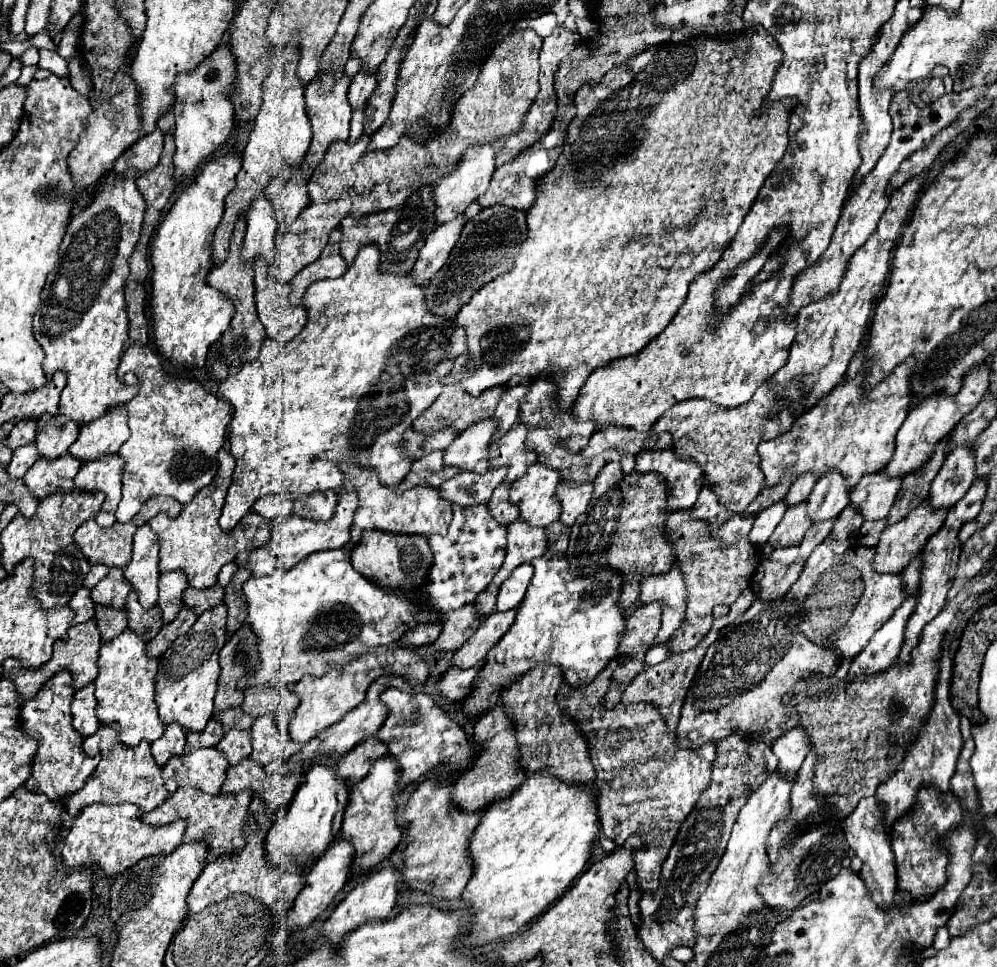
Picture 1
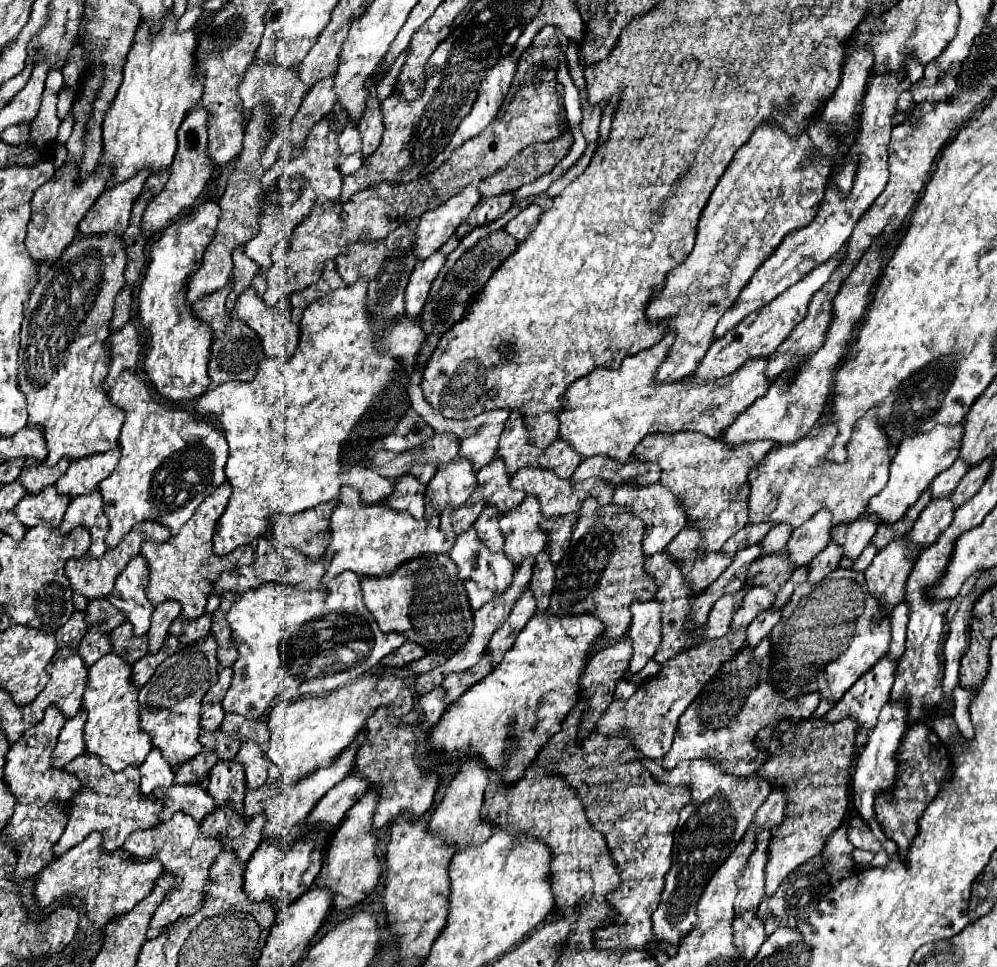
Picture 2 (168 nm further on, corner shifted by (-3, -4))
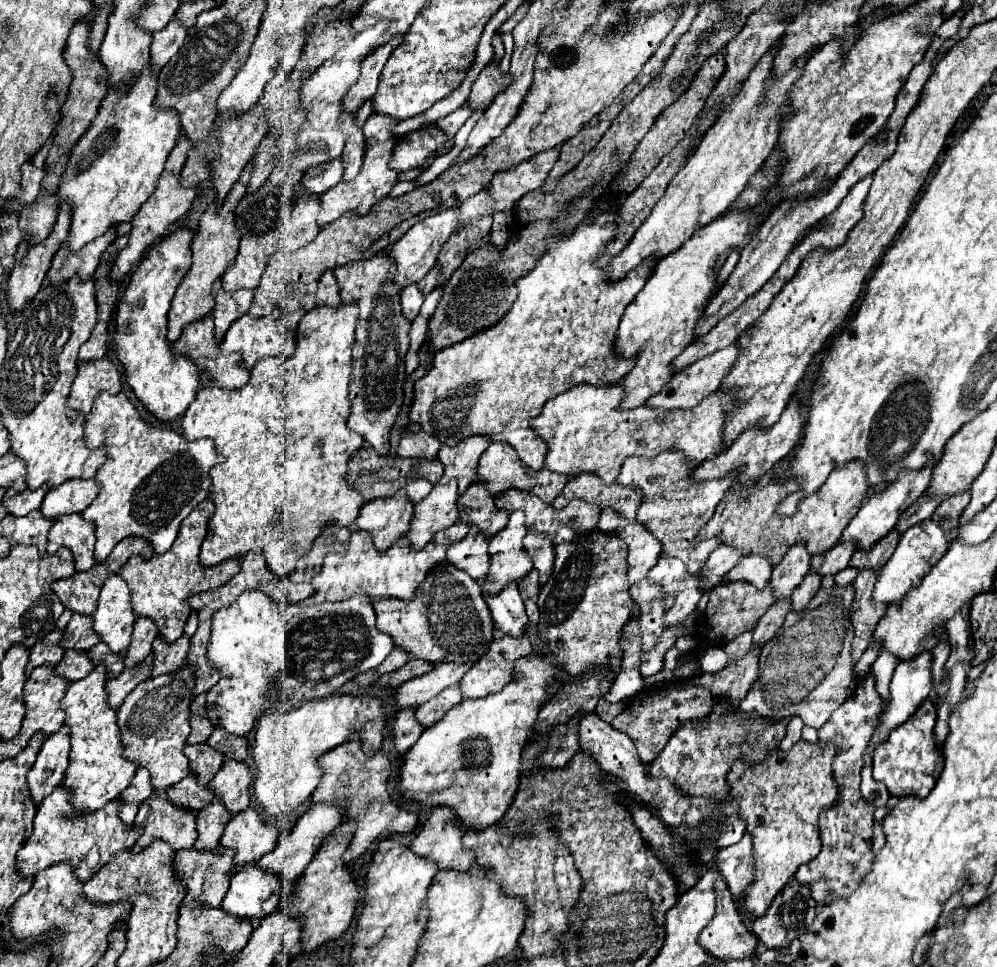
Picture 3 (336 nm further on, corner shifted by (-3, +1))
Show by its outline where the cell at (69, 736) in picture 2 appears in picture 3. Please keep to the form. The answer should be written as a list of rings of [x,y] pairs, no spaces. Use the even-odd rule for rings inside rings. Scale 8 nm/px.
[[[62,726],[56,734],[44,740],[34,762],[34,768],[28,774],[30,784],[28,788],[30,796],[34,798],[34,804],[40,804],[54,790],[54,786],[62,782],[62,776],[66,774],[68,756],[70,756],[70,728]]]

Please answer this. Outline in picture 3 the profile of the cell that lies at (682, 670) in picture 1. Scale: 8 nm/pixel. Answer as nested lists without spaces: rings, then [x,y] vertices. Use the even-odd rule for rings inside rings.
[[[664,682],[664,684],[656,684],[656,686],[644,686],[628,704],[630,708],[624,708],[612,722],[614,728],[618,728],[620,732],[628,734],[638,752],[642,762],[652,762],[658,752],[662,752],[662,748],[668,744],[670,736],[674,734],[674,730],[678,728],[678,724],[692,720],[692,718],[700,718],[706,716],[706,712],[710,712],[712,708],[712,694],[708,688],[702,686],[694,686],[694,684],[682,684],[682,688],[676,682]]]

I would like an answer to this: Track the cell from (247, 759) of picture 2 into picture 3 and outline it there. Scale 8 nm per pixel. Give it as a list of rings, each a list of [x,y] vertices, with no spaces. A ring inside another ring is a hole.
[[[224,760],[218,776],[210,782],[210,788],[222,796],[226,808],[236,814],[250,806],[250,790],[252,790],[254,774],[252,768],[242,760]]]

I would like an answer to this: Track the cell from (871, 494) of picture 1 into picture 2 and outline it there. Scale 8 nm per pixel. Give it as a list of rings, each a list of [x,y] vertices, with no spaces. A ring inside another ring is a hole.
[[[862,515],[854,525],[842,525],[842,529],[834,529],[830,535],[830,543],[836,543],[842,547],[842,557],[858,559],[858,555],[864,551],[864,547],[870,543],[878,529],[876,519]]]

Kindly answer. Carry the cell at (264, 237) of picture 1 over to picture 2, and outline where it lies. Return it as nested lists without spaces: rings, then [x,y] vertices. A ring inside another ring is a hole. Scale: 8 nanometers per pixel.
[[[238,247],[232,253],[232,259],[234,259],[234,269],[232,269],[232,283],[234,285],[232,285],[232,293],[228,295],[228,303],[226,303],[228,311],[246,289],[254,287],[258,297],[262,297],[262,293],[266,291],[266,277],[262,273],[258,273],[258,267],[254,265],[254,261],[250,261],[242,253],[242,247]]]

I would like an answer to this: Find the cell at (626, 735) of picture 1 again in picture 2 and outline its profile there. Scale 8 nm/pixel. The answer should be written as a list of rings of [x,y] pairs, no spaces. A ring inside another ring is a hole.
[[[578,701],[572,711],[568,711],[562,721],[562,729],[548,741],[540,751],[538,763],[548,773],[558,773],[568,781],[580,797],[586,817],[594,829],[598,829],[616,861],[620,871],[620,887],[606,895],[608,903],[616,911],[614,929],[630,929],[638,937],[656,937],[652,931],[652,913],[660,903],[660,893],[664,889],[664,877],[670,869],[672,853],[672,833],[678,823],[680,809],[690,801],[688,789],[670,789],[650,779],[642,763],[634,757],[638,749],[626,741],[626,737],[602,737],[598,731],[590,733],[582,745],[576,743],[580,715],[586,701]]]

